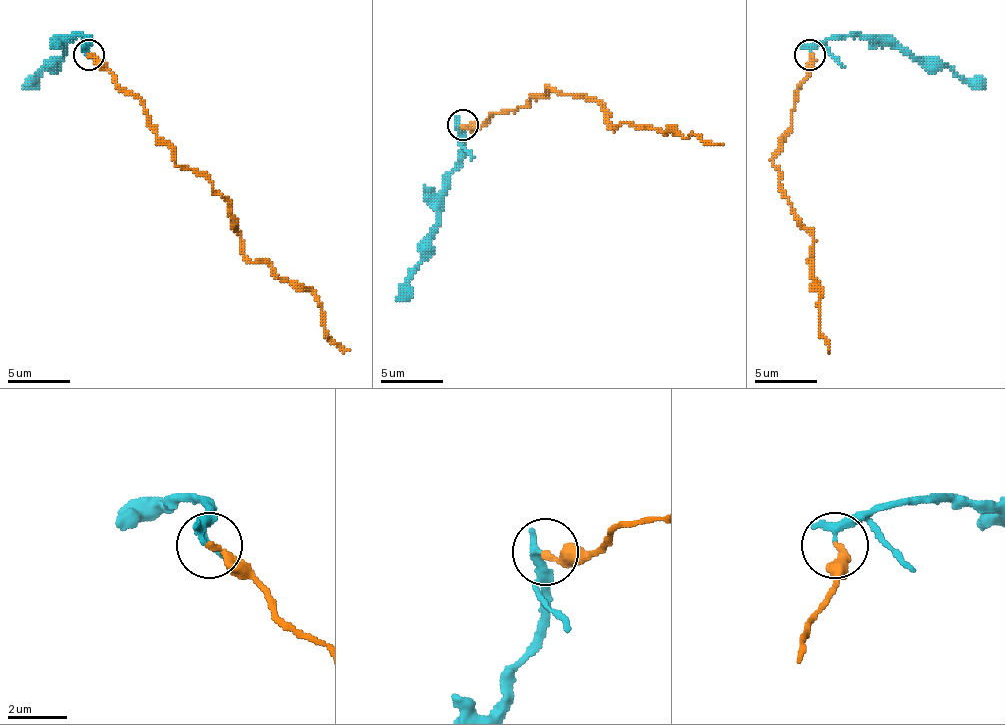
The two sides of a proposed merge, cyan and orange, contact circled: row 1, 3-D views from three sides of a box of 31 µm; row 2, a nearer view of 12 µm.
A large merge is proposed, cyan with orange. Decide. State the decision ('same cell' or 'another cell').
another cell

